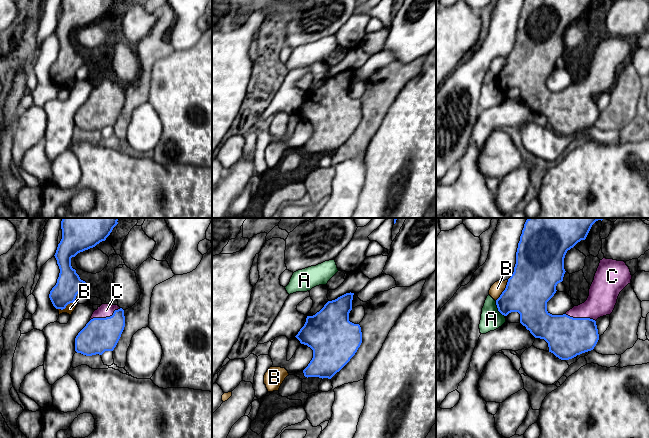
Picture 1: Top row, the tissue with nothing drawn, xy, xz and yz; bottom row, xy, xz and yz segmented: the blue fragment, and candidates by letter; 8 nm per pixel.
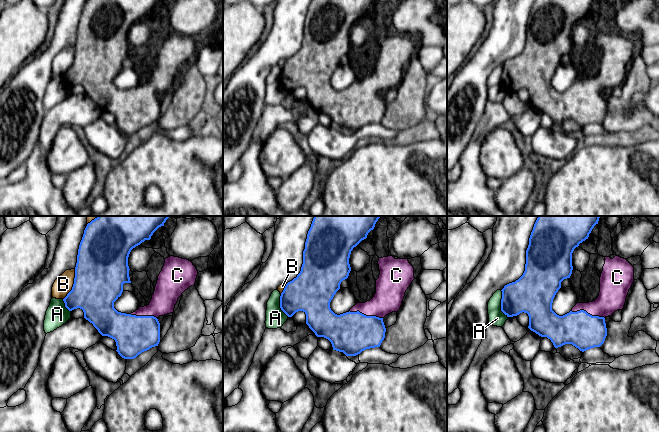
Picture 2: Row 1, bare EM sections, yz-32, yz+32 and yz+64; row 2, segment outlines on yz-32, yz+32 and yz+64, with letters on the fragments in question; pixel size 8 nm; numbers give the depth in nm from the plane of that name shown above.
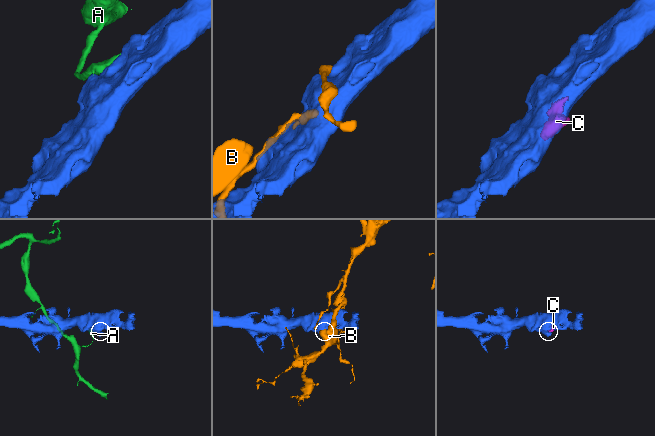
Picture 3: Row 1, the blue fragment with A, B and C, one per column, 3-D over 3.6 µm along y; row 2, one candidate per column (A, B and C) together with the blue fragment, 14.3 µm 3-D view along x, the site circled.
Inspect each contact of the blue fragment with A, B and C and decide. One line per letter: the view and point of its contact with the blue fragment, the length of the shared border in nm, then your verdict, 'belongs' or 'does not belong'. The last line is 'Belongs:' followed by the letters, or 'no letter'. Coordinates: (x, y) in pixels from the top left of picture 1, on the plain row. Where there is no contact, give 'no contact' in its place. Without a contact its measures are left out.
A: meets blue in yz at (498, 85); contact 150 nm long; does not belong
B: meets blue in yz at (504, 66); contact 200 nm long; does not belong
C: meets blue in xy at (106, 93); contact 260 nm long; belongs
Belongs: C

